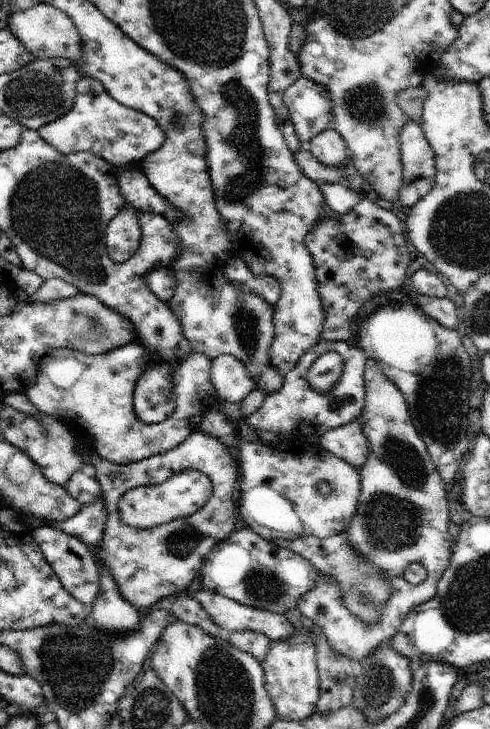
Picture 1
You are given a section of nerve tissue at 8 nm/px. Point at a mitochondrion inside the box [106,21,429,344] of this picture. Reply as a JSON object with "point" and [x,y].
{"point":[256,172]}

